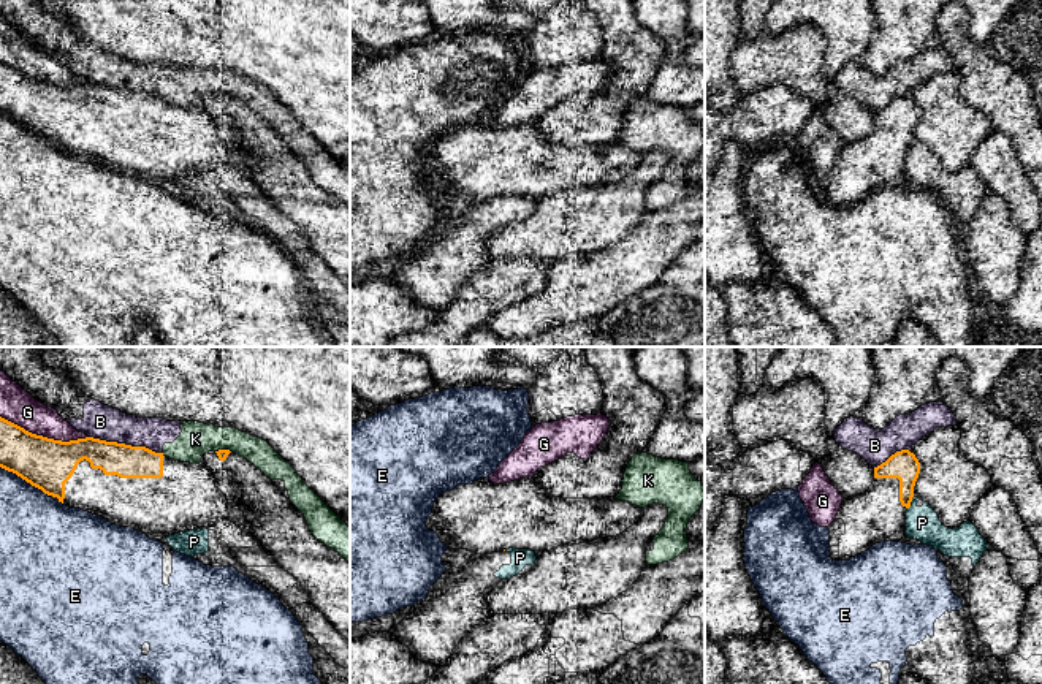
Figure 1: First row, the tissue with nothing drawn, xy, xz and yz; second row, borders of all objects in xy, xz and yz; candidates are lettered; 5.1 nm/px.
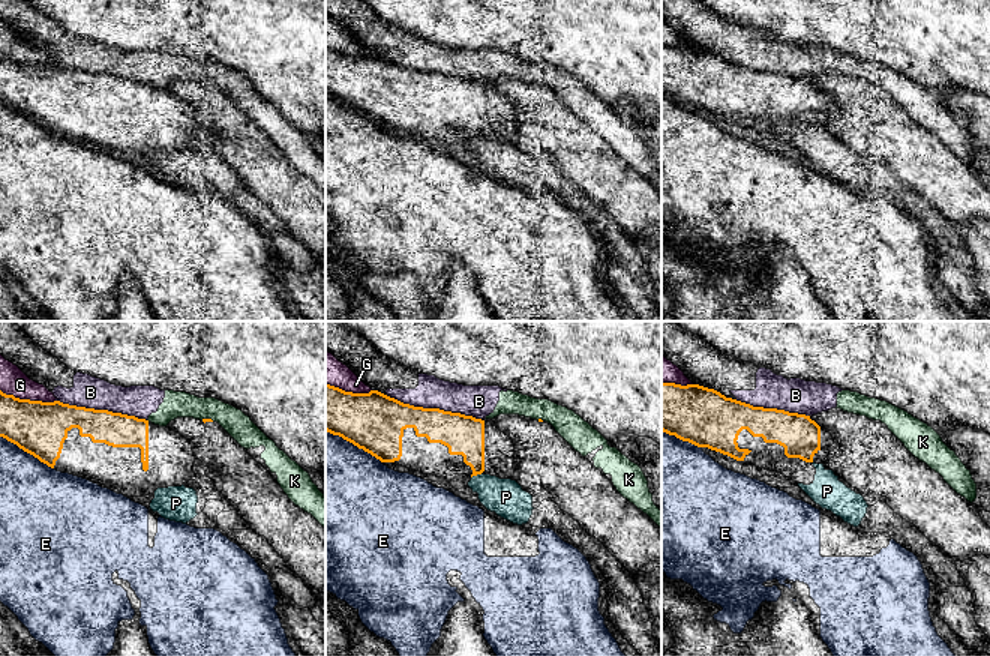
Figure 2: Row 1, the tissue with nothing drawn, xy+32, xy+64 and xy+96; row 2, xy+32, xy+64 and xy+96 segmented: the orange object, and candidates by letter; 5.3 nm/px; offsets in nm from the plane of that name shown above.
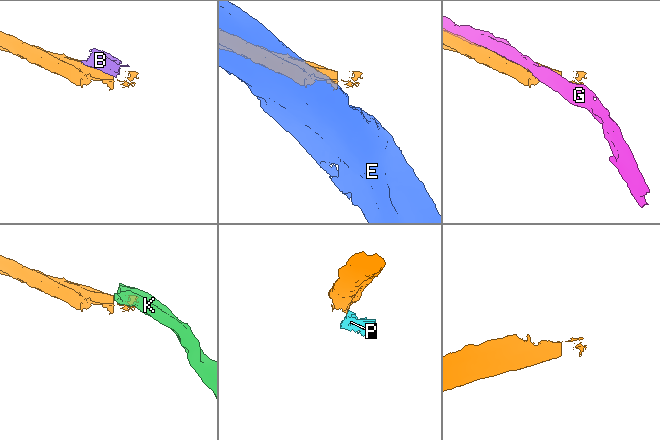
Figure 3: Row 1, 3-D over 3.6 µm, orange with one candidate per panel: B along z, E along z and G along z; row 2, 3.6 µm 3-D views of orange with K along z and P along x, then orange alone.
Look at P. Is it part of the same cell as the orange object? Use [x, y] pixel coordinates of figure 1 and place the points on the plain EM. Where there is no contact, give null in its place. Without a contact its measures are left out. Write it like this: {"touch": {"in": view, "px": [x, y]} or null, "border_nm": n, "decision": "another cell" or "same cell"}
{"touch": {"in": "yz", "px": [911, 146]}, "border_nm": 80, "decision": "another cell"}

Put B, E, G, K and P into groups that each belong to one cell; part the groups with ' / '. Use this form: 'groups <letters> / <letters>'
groups B K / E / G / P

